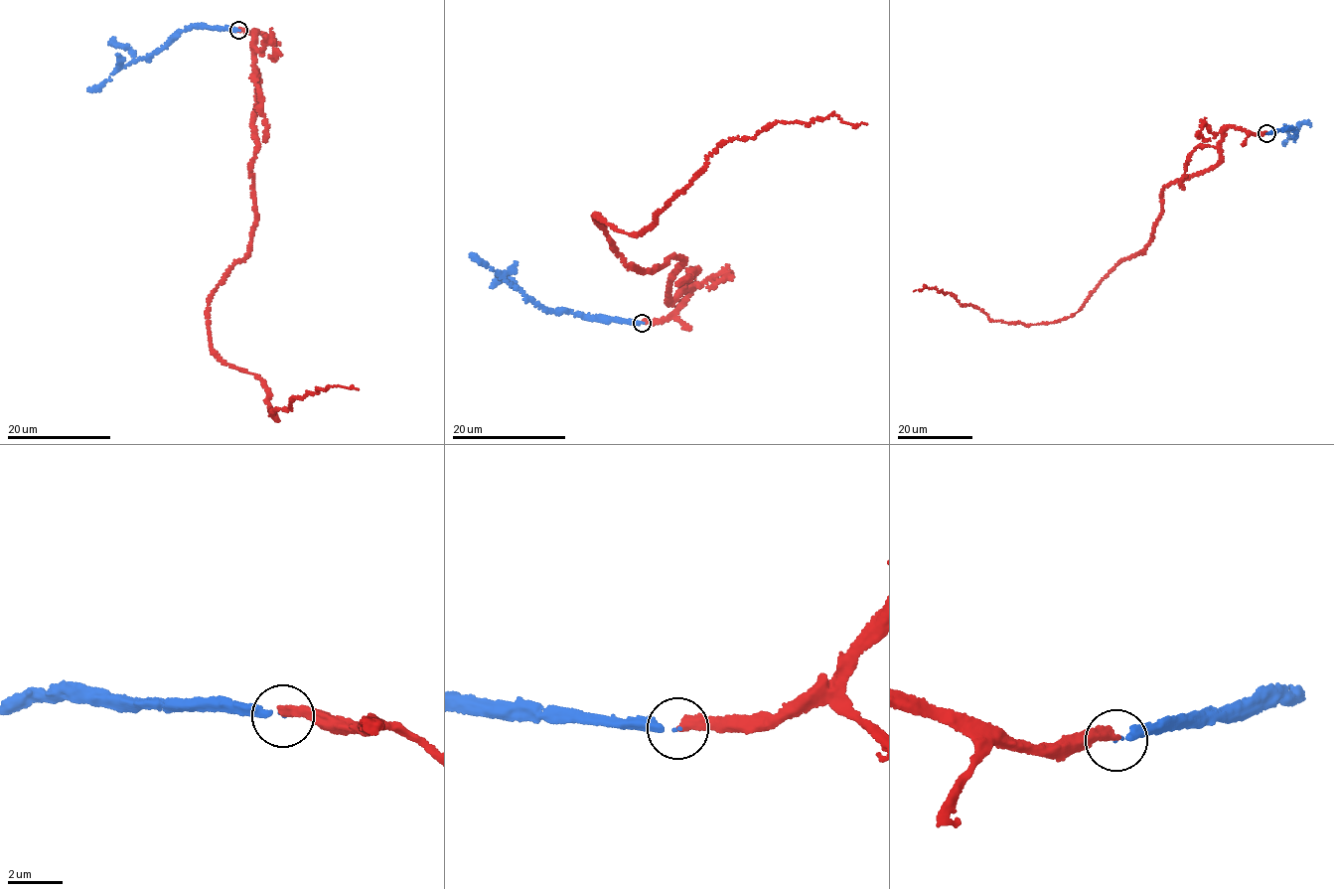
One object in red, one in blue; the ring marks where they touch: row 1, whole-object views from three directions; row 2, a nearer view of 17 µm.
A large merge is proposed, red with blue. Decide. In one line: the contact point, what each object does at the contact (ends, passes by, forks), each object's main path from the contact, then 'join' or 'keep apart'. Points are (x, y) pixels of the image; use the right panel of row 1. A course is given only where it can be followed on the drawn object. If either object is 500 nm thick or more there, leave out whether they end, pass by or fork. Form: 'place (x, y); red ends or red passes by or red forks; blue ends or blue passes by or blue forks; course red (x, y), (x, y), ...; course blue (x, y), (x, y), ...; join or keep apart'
place (1266, 133); red ends; blue ends; course red (1266, 134), (1228, 128), (1219, 161), (1165, 187), (1149, 244), (1068, 318), (993, 321), (934, 288), (913, 291); course blue (1266, 134), (1293, 127), (1297, 133), (1284, 142); join

